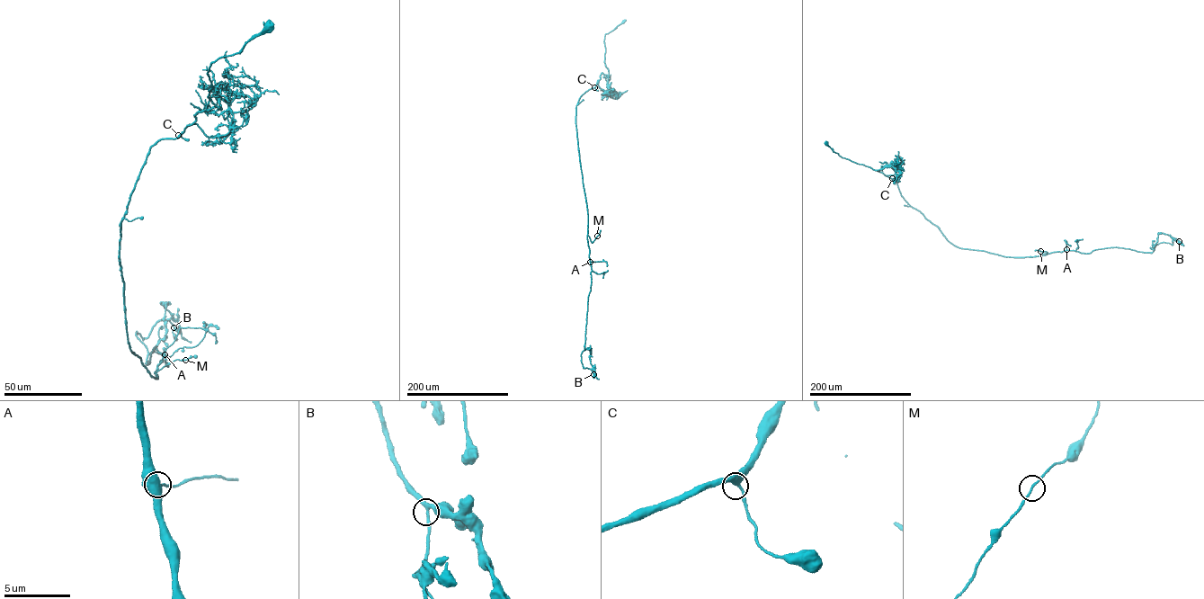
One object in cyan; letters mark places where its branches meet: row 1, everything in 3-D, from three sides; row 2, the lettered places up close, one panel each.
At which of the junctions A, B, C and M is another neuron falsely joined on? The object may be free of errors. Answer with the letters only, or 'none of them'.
none of them

